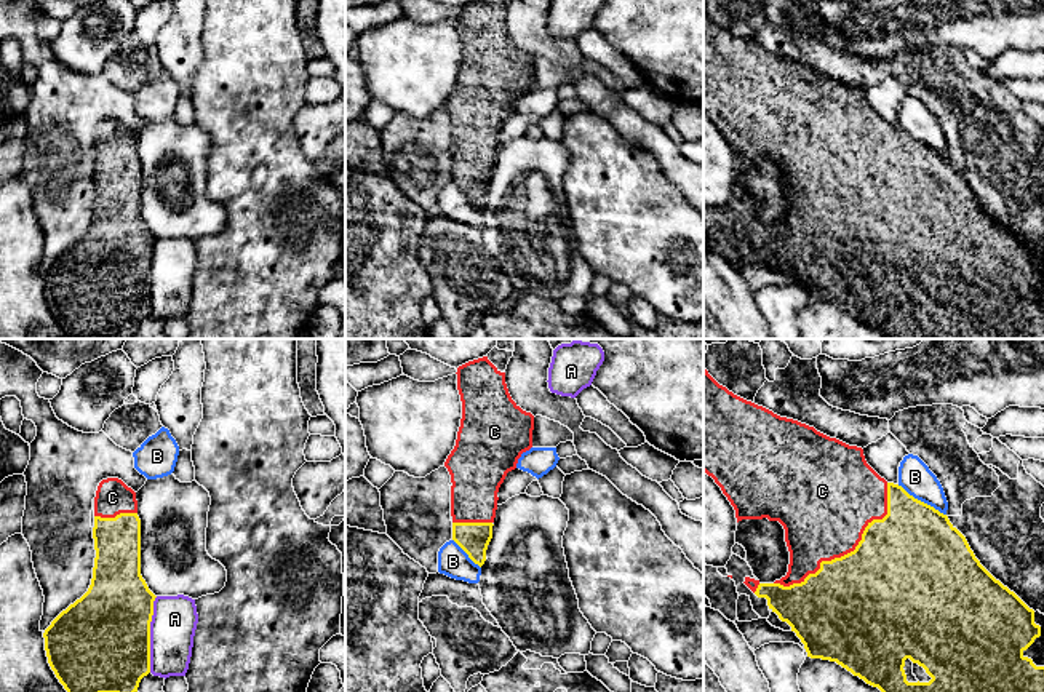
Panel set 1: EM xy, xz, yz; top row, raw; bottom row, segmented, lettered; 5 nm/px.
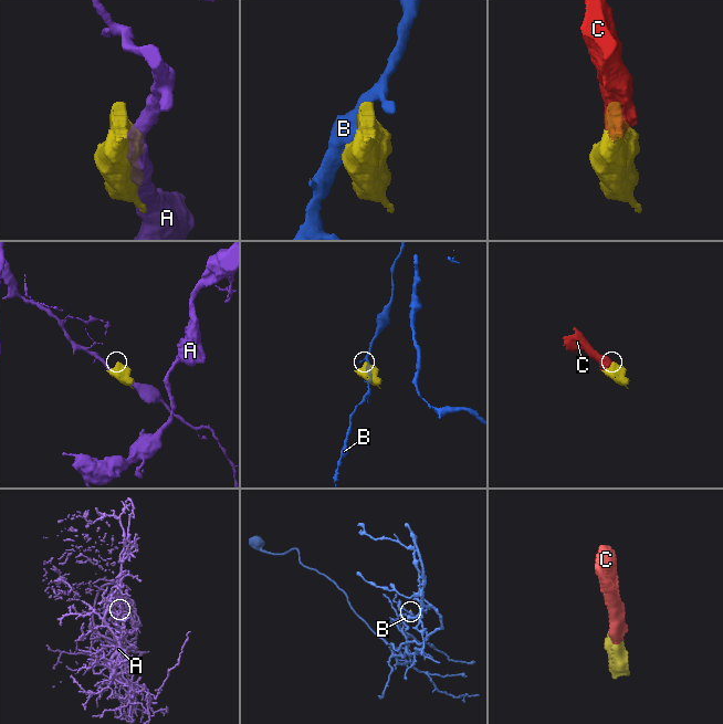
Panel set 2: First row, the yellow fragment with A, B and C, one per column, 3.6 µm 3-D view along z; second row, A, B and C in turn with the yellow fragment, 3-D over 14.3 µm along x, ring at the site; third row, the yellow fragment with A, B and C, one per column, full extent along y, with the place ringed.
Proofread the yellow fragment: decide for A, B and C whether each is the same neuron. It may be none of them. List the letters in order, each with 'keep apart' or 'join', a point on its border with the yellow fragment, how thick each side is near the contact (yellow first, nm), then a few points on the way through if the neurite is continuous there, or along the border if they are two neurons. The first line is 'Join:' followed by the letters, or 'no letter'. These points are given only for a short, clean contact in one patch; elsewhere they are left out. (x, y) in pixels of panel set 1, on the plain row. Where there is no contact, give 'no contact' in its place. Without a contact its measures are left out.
Join: C
A: keep apart | xy (149, 277) | 500/220 nm
B: keep apart | yz (920, 143) | 460/160 nm
C: join | yz (848, 195) | 500/440 nm

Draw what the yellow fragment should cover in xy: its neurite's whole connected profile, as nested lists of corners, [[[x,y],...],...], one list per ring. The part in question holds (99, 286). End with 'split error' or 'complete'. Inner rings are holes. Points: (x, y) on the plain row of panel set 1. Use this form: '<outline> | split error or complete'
[[[118,120],[102,121],[94,139],[94,209],[88,233],[45,272],[48,305],[70,339],[133,337],[150,315],[155,237],[141,217],[141,161],[136,134]]] | split error

